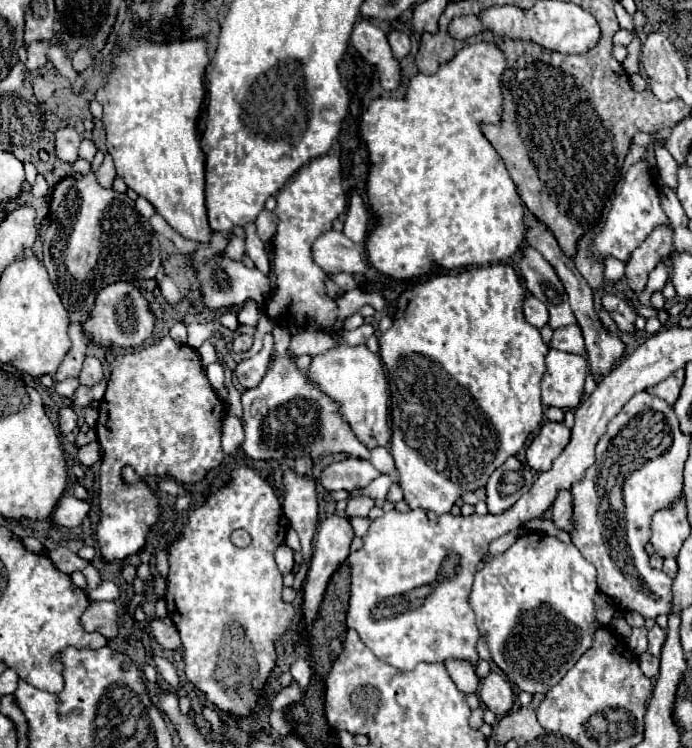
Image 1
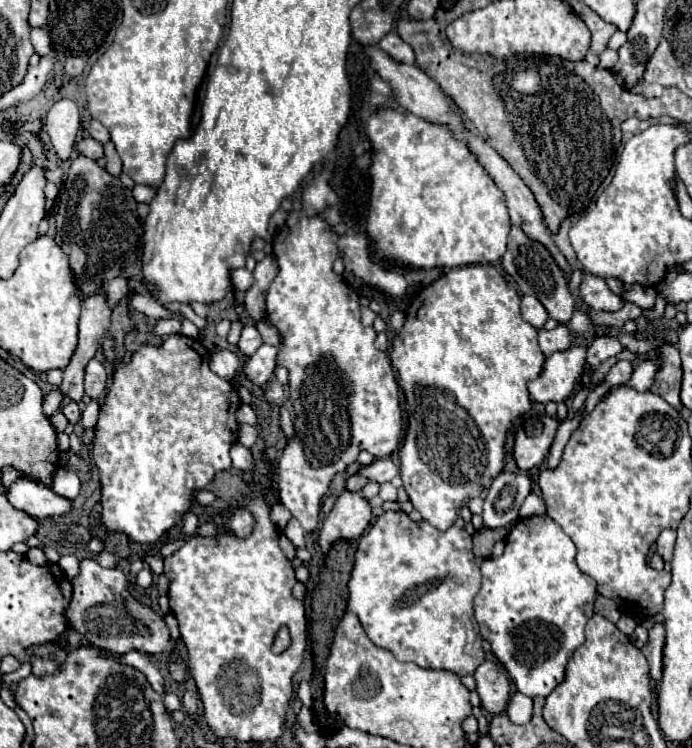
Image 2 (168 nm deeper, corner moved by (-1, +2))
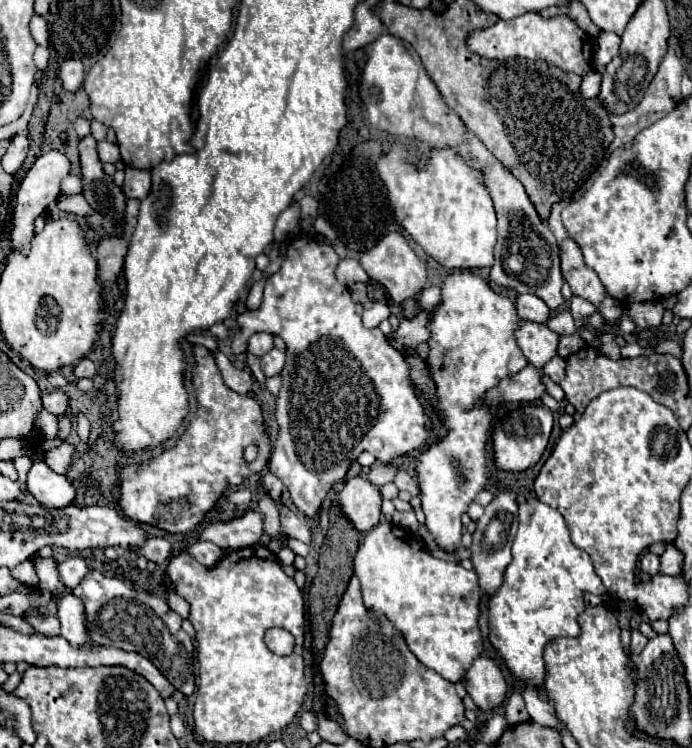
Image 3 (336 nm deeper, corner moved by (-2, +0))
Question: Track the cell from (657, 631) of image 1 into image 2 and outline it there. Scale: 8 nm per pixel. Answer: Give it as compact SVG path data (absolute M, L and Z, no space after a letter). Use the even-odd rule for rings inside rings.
M656 623L650 629L648 643L642 647L642 653L650 665L650 677L656 683L662 679L662 651L664 651L664 625Z

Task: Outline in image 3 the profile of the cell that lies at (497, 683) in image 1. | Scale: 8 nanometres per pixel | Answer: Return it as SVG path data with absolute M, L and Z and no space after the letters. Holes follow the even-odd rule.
M477 657L463 677L463 685L471 699L483 711L497 709L507 697L507 681L499 665L491 659Z

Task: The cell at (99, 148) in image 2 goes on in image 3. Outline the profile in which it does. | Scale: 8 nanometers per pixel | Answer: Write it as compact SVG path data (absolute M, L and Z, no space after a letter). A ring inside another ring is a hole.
M99 141L99 143L97 143L97 153L99 153L101 163L107 163L107 161L109 161L109 163L115 163L115 161L121 159L119 147L113 145L113 143L109 143L109 141Z

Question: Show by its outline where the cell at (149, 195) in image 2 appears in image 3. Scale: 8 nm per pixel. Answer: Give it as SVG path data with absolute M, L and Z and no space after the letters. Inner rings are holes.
M125 169L125 181L123 181L123 191L127 197L135 199L145 199L151 189L151 173L145 169Z

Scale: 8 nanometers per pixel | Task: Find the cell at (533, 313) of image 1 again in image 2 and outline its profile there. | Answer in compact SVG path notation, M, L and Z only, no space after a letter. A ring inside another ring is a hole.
M524 295L524 297L522 297L520 309L522 309L524 321L530 323L530 325L536 327L536 329L540 329L540 327L546 323L546 319L548 319L548 313L546 313L544 305L542 305L536 297L532 297L532 295Z

